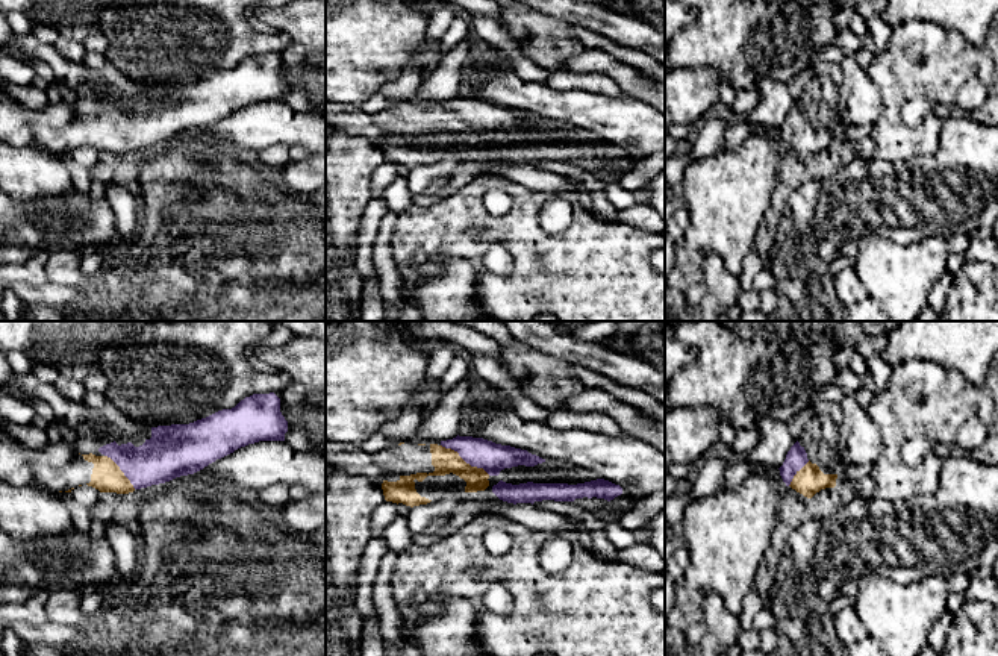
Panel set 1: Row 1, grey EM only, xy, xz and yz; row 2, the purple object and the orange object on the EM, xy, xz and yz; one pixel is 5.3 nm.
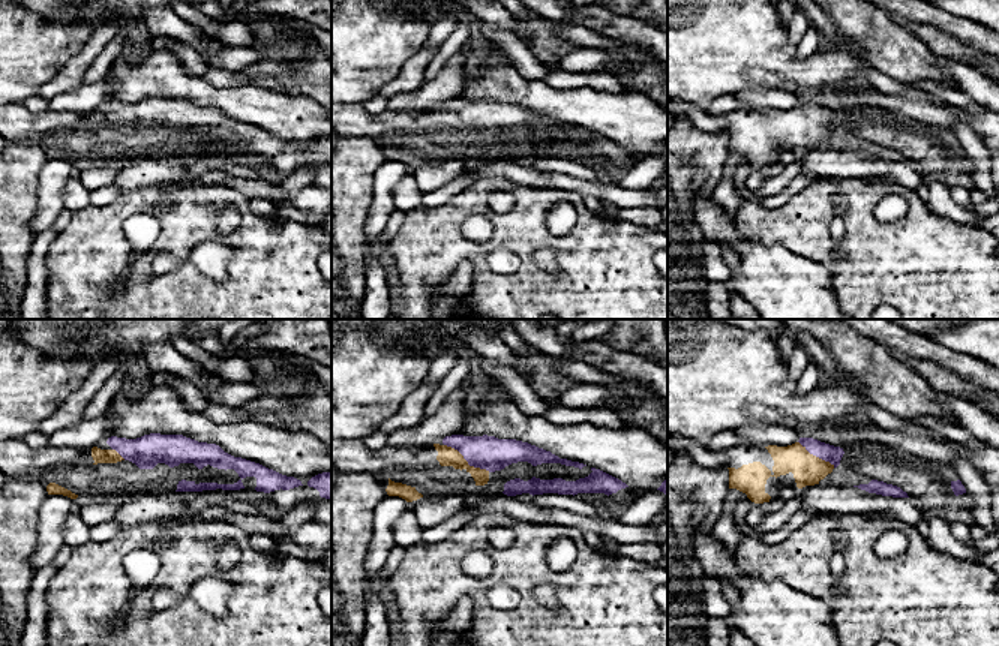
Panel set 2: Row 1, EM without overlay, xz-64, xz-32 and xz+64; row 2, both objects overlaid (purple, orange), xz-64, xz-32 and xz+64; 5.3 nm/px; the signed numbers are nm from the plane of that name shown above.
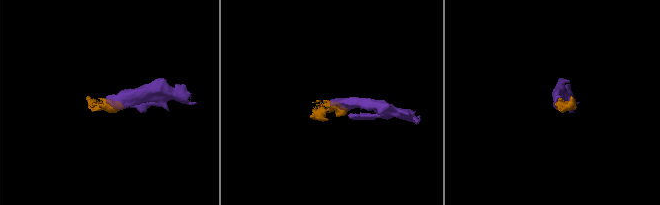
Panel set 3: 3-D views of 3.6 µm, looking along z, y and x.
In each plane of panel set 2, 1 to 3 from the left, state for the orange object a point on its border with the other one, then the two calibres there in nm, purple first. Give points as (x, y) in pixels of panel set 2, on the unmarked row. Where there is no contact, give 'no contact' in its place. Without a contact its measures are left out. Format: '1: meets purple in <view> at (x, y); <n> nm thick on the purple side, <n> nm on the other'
1: meets purple in xz-64 at (119, 117); 170 nm thick on the purple side, 80 nm on the other
2: meets purple in xz-32 at (467, 125); 180 nm thick on the purple side, 110 nm on the other
3: meets purple in xz+64 at (816, 120); 90 nm thick on the purple side, 170 nm on the other

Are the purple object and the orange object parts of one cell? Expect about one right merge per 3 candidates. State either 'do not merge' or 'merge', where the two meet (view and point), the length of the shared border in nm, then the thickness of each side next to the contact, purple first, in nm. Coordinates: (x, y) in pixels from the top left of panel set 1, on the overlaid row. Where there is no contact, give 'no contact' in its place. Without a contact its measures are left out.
merge | xz (465, 461) | 300 nm | 160/140 nm

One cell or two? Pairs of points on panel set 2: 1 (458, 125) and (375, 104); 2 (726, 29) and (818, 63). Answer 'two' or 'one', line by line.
1: two
2: one

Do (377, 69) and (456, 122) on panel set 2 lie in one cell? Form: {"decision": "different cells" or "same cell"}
{"decision": "different cells"}

